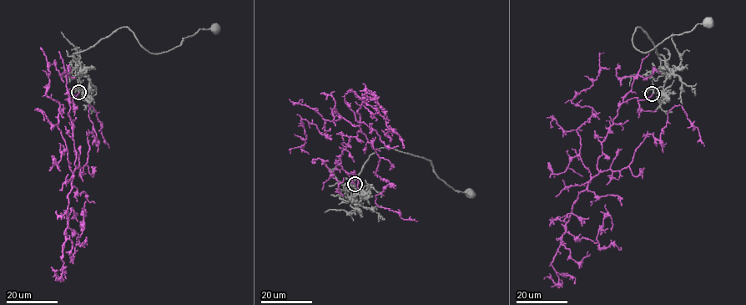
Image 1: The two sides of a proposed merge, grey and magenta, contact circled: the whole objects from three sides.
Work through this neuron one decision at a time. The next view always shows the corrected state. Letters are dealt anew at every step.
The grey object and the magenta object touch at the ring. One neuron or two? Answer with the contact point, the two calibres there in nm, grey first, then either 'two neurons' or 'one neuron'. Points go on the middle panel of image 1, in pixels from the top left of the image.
(355, 184) | 180/130 nm | two neurons

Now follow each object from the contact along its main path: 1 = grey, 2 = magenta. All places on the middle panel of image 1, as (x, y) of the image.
1: (355, 184), (358, 193), (354, 199), (340, 197), (369, 156), (388, 147), (430, 160), (439, 178), (470, 194)
2: (355, 184), (340, 157), (362, 133), (343, 118), (324, 119), (324, 134), (302, 119), (305, 143), (290, 153)

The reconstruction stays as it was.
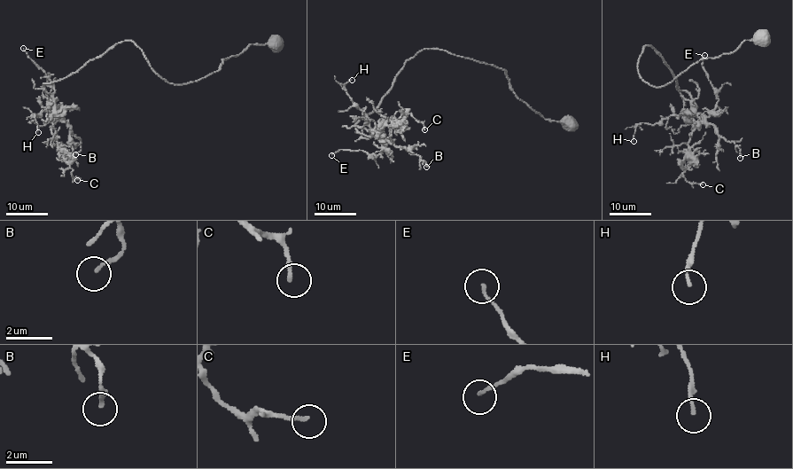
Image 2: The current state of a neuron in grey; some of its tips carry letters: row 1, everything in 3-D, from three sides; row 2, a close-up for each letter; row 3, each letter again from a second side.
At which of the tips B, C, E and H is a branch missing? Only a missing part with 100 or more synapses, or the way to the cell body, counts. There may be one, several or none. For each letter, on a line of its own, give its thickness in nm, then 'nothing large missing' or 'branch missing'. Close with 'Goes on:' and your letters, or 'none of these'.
B: 150 nm thick; nothing large missing
C: 190 nm thick; nothing large missing
E: 140 nm thick; nothing large missing
H: 130 nm thick; nothing large missing
Goes on: none of these

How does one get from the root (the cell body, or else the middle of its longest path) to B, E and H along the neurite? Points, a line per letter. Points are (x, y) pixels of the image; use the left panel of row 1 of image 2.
B: (275, 44), (250, 43), (183, 84), (159, 77), (131, 41), (119, 42), (43, 84), (81, 141), (75, 154)
E: (275, 44), (250, 43), (216, 72), (177, 84), (121, 41), (43, 84), (55, 107), (47, 74), (23, 48)
H: (275, 44), (250, 43), (216, 72), (177, 84), (121, 41), (43, 84), (54, 101), (35, 113), (38, 132)

